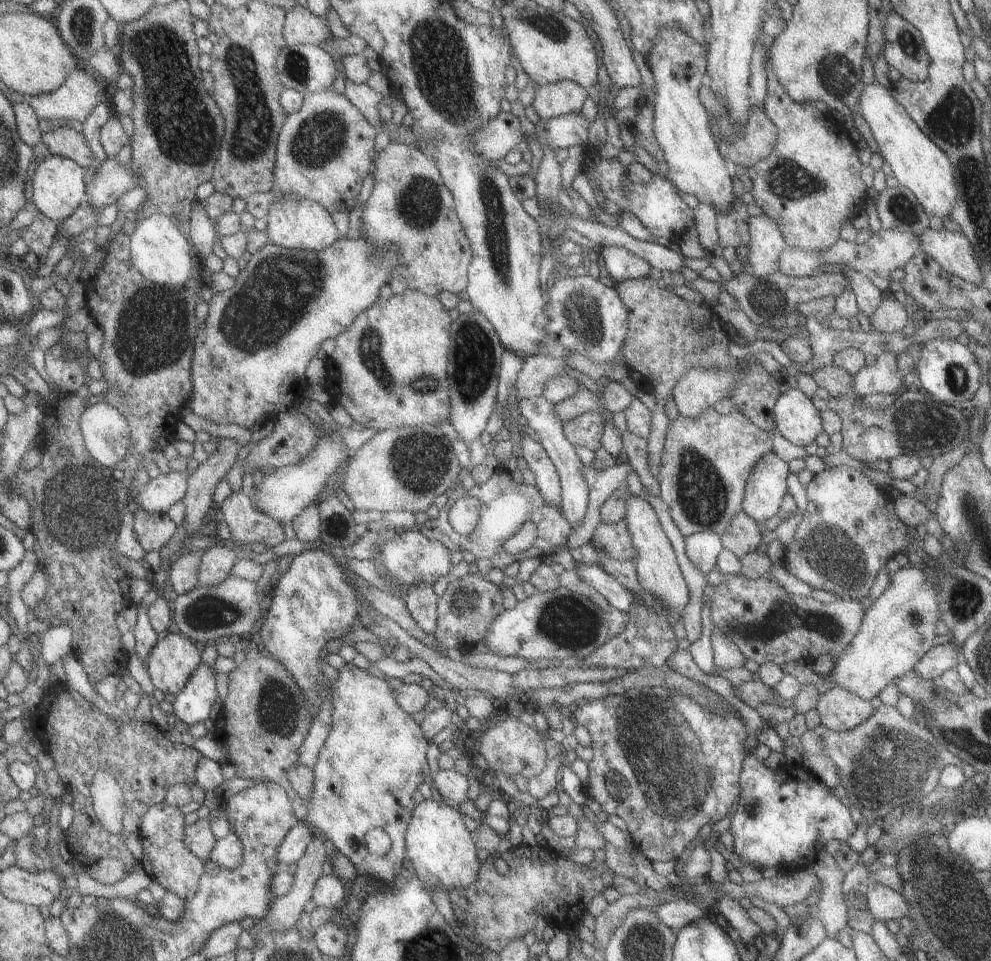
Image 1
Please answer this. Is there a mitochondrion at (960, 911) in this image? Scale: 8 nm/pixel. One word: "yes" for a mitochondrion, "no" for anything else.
yes

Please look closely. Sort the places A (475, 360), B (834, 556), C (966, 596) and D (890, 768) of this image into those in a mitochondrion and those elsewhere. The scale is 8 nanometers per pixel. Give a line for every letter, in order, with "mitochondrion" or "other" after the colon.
A: mitochondrion
B: mitochondrion
C: mitochondrion
D: mitochondrion

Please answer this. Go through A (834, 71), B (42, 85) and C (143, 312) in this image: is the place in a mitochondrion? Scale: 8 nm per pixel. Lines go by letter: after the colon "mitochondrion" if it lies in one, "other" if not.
A: mitochondrion
B: other
C: mitochondrion

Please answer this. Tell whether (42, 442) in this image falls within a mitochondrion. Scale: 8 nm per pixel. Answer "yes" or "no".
no

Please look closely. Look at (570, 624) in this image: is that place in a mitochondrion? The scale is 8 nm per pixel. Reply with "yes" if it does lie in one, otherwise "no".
yes

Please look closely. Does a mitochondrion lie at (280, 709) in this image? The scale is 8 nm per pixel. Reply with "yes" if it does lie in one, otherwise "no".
yes

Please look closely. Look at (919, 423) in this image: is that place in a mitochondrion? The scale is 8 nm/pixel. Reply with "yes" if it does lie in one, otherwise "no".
yes

